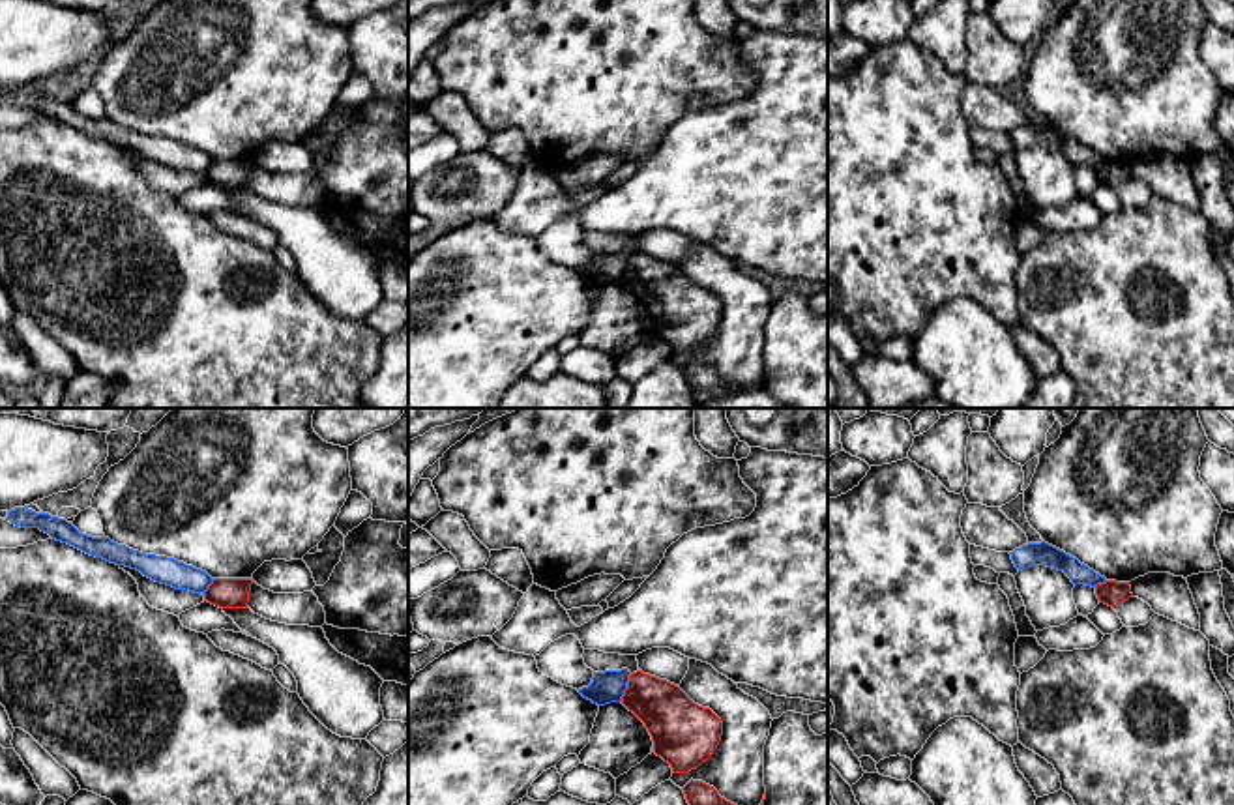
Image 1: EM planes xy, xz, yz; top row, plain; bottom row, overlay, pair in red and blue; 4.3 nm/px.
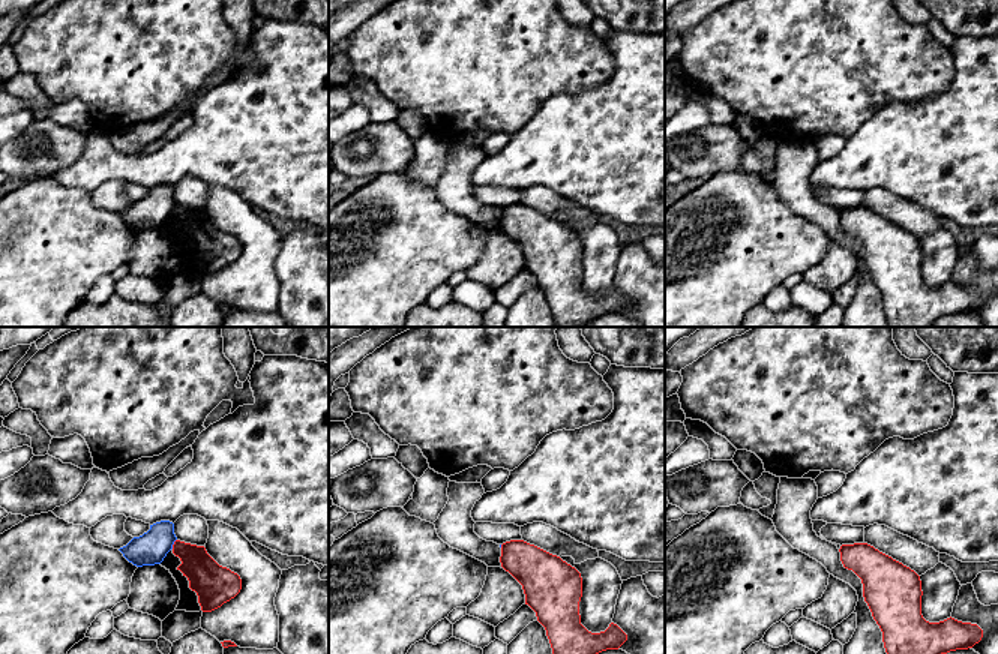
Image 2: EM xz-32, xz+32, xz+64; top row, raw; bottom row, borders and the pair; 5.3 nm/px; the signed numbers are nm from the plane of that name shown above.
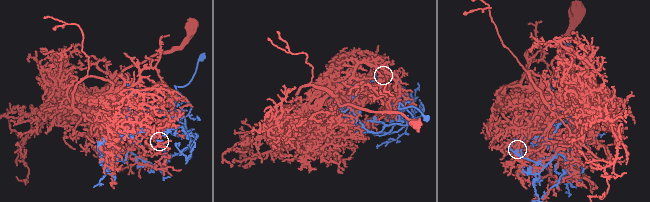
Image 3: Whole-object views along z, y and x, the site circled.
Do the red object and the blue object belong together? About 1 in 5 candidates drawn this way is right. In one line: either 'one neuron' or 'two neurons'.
two neurons

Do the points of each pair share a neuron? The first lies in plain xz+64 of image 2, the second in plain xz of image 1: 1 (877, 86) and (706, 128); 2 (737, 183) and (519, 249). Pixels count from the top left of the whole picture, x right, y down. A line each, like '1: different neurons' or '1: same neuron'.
1: different neurons
2: same neuron

